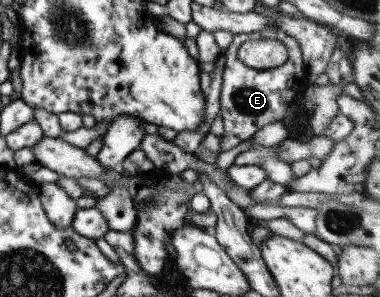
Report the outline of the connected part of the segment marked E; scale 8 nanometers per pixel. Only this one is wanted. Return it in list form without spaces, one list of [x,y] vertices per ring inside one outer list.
[[[262,29],[256,31],[256,35],[262,38],[276,39],[287,46],[289,52],[288,61],[283,66],[277,66],[274,70],[253,70],[245,66],[237,57],[238,49],[242,43],[248,41],[246,35],[236,34],[230,47],[223,51],[224,71],[220,95],[220,115],[224,122],[224,137],[220,142],[220,151],[228,151],[240,142],[250,140],[258,130],[275,122],[283,122],[286,111],[290,105],[301,107],[304,101],[306,89],[314,85],[309,77],[300,45],[284,31],[278,29]]]

